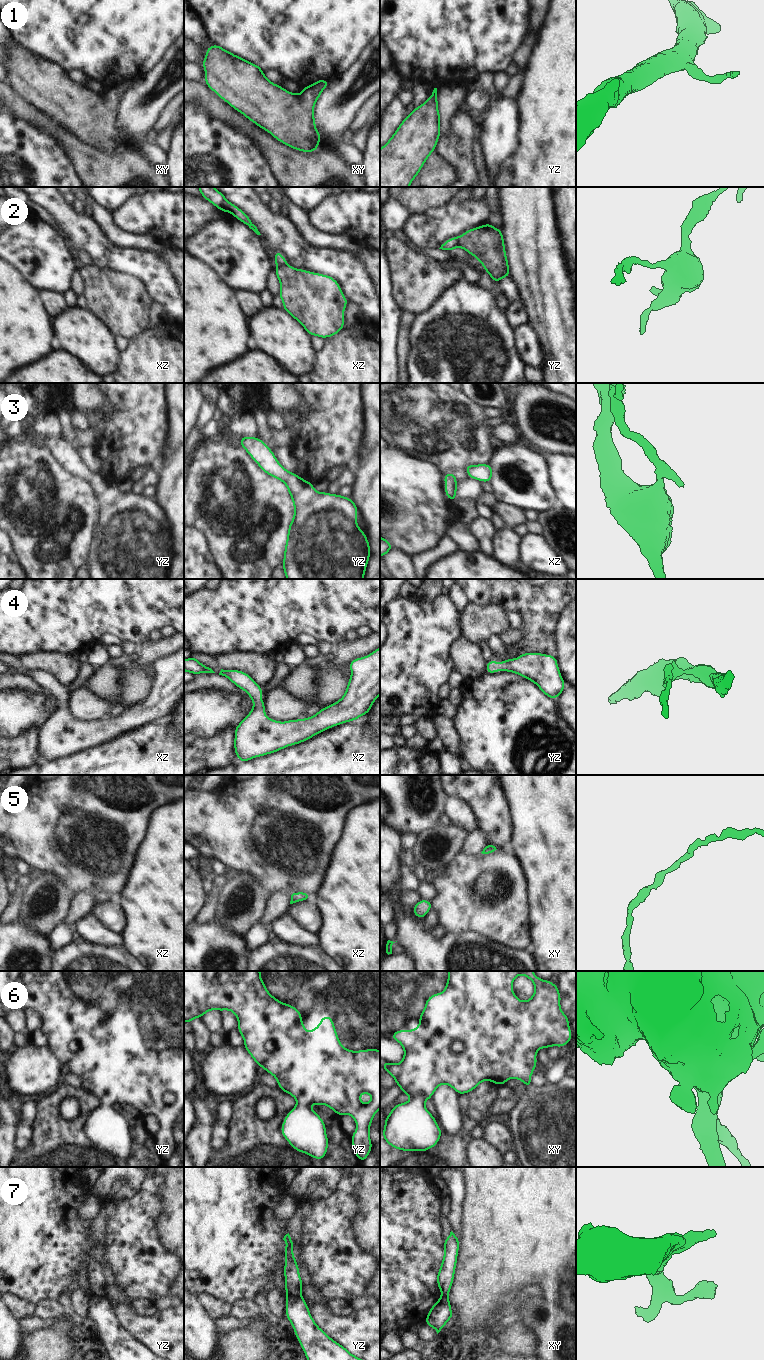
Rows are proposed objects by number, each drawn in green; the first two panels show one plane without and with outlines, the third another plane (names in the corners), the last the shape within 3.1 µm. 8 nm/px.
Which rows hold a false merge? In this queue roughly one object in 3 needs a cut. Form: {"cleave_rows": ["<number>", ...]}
{"cleave_rows": ["2", "7"]}

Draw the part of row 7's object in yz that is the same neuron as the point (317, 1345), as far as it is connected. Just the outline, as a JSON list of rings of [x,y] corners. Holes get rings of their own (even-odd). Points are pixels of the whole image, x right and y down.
[[[286,1296],[286,1318],[291,1322],[298,1342],[307,1360],[363,1360],[352,1355],[345,1347],[331,1339],[311,1317],[308,1305],[302,1297]]]

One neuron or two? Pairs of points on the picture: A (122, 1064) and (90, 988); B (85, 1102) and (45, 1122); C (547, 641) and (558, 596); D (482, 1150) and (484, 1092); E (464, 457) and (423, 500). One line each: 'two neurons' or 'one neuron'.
A: one neuron
B: one neuron
C: one neuron
D: two neurons
E: two neurons

